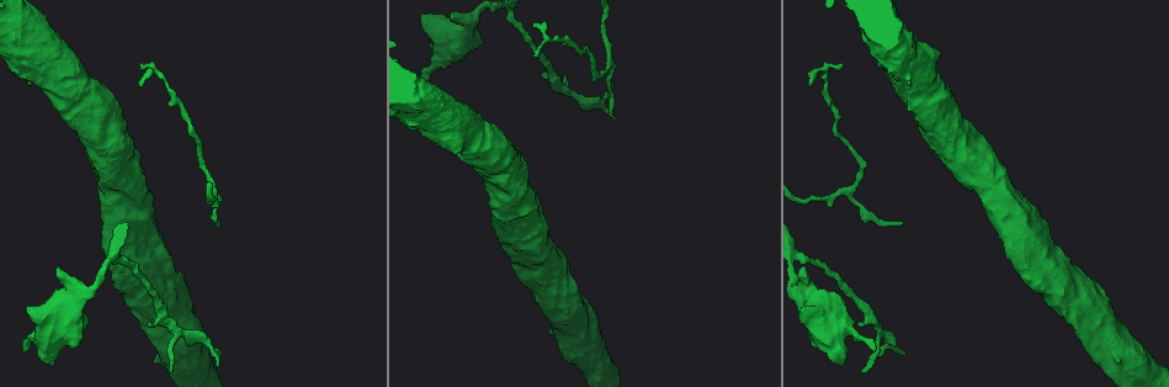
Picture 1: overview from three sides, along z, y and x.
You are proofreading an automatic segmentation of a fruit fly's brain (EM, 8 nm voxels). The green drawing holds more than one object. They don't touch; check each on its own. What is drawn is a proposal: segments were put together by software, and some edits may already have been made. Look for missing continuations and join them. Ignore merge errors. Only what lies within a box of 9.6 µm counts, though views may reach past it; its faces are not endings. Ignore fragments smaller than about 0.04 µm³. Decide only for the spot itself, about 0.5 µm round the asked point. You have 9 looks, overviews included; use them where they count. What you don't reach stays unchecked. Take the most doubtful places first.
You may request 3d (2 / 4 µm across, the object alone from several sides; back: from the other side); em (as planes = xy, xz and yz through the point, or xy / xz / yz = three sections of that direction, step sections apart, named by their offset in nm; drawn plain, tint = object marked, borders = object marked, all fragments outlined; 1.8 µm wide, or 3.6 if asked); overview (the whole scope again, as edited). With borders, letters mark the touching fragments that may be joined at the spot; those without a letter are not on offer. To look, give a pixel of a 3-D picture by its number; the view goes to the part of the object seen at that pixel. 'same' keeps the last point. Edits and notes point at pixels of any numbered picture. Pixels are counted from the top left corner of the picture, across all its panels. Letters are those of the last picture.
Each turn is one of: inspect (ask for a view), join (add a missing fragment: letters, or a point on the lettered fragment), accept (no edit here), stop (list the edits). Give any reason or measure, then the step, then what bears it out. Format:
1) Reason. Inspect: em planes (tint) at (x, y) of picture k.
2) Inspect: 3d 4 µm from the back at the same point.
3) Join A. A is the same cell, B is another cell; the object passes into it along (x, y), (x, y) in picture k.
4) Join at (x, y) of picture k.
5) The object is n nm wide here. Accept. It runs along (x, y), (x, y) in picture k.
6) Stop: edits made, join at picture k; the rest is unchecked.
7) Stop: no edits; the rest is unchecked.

Branch stops here. Inspect: em planes (borders) at (218, 364) of picture 1.

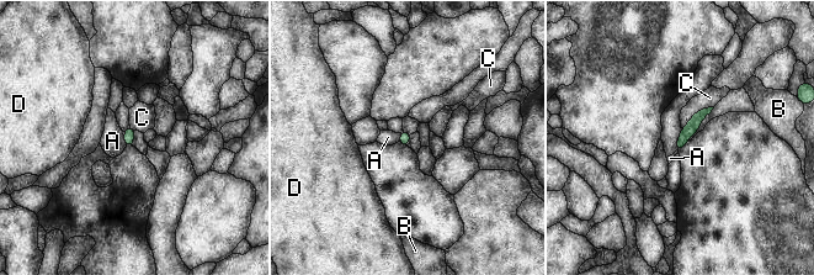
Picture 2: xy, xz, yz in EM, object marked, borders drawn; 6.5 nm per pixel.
The longest contact is with C, 260 nm. Accept. A, B, C and D are other cells; it runs along (706, 111), (695, 122), (679, 146) in picture 2; none of them fits.

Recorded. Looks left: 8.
Inspect: em planes (plain) at (26, 350) of picture 1.

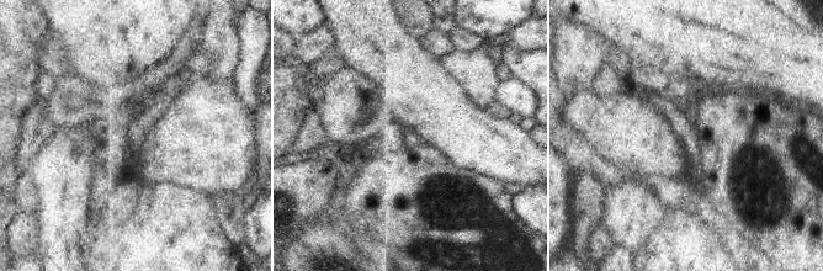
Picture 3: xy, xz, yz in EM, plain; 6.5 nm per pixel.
Inspect: em planes (borders) at the same point.

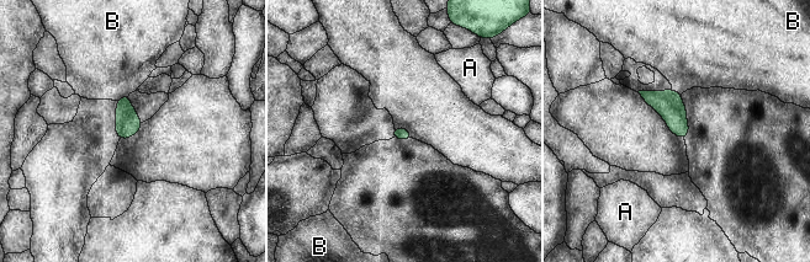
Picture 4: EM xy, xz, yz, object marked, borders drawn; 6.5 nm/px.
The longest contact is with B, 100 nm. Accept. A and B are other cells; no lettered fragment goes on from it.

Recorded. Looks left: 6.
Thin end. Inspect: 3d 2 µm at (612, 115) of picture 1.

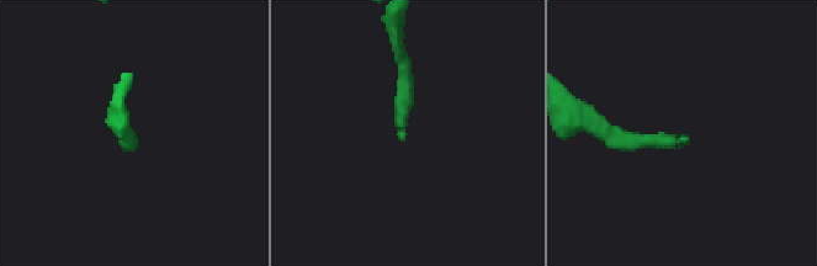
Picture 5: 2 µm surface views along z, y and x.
Need the tissue. Inspect: em planes (borders) at (687, 141) of picture 5.

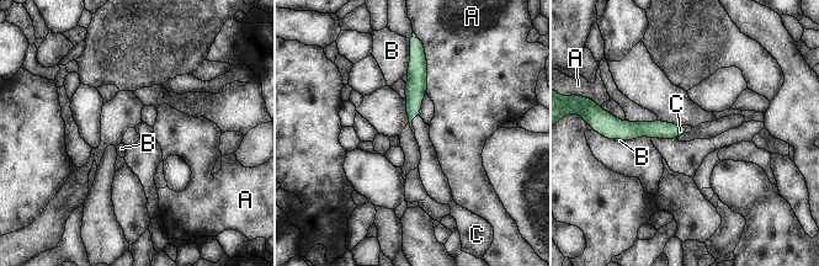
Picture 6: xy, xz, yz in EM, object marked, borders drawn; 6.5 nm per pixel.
The longest contact is with A, 320 nm. Join C. C is the same cell, A and B are other cells; the object passes into it along (416, 86), (411, 123), (427, 150) in picture 6; it goes on there.

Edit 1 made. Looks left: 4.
See it whole again. Inspect: overview.

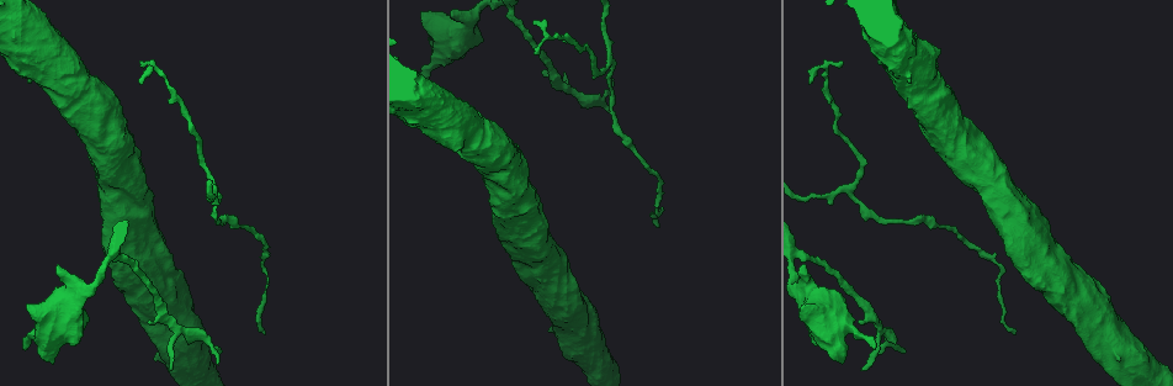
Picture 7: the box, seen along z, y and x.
Thick end. Inspect: 3d 2 µm at (453, 15) of picture 7.

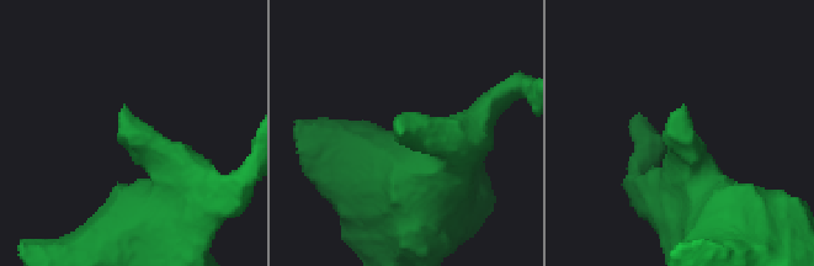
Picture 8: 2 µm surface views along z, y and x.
Need the tissue. Inspect: em xy step 4 (plain) at (398, 134) of picture 8.

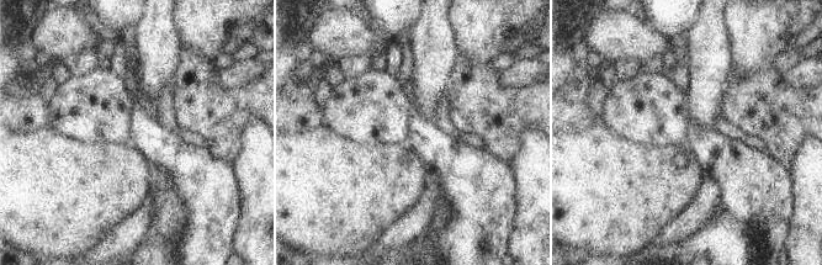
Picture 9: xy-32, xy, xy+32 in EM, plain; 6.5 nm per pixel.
Inspect: em xy step 4 (borders) at the same point.

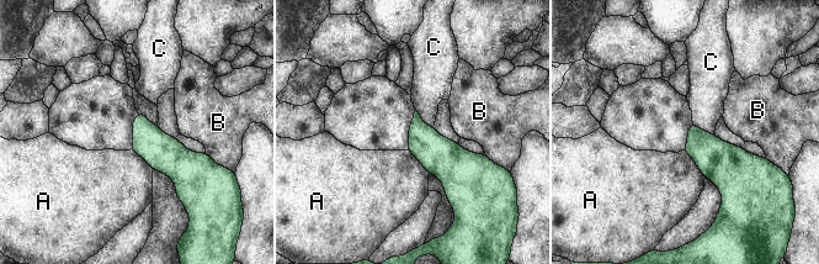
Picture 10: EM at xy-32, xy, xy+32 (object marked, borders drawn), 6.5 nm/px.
The longest contact is with A, 240 nm. Accept. A, B and C are other cells; a border runs along (692, 121), (701, 130), (714, 136) in picture 10; no lettered fragment goes on from it.

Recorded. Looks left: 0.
Stop: edits made, join at picture 6; the rest is unchecked.

